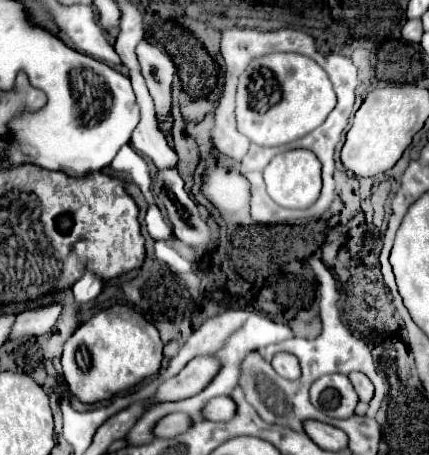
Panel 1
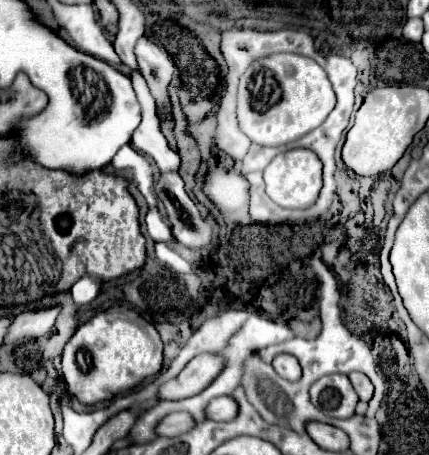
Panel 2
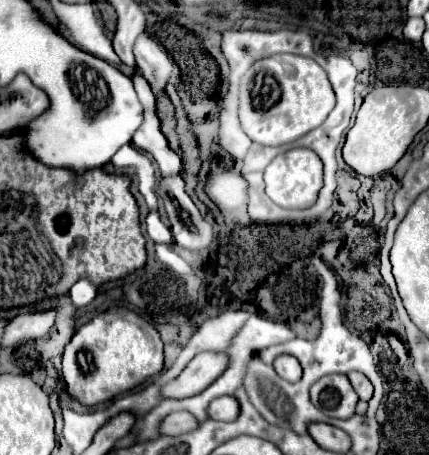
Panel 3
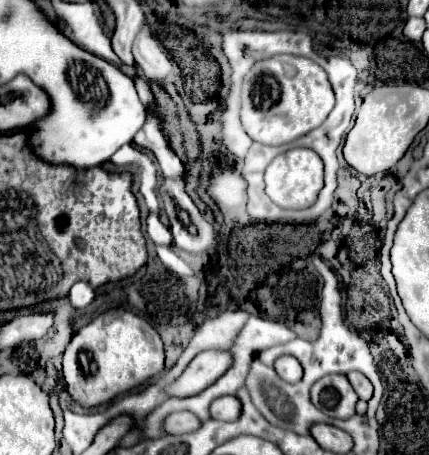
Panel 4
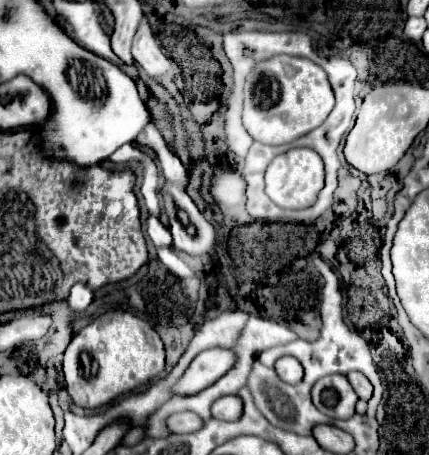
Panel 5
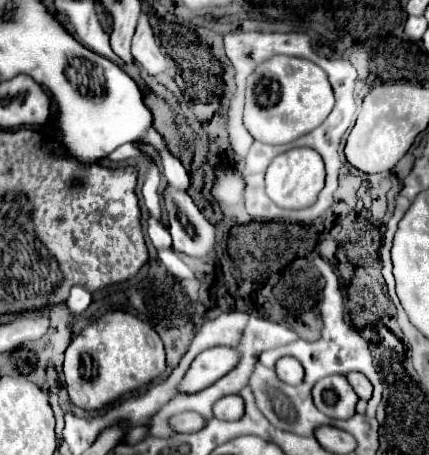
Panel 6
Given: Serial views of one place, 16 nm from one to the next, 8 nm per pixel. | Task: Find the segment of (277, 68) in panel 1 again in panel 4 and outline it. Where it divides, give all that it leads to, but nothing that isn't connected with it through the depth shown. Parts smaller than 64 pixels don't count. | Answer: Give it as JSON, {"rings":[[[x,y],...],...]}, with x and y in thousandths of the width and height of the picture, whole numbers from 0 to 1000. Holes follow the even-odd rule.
{"rings":[[[643,119],[597,136],[564,176],[559,268],[573,295],[620,321],[657,321],[741,281],[779,237],[779,202],[760,158],[718,127]]]}

